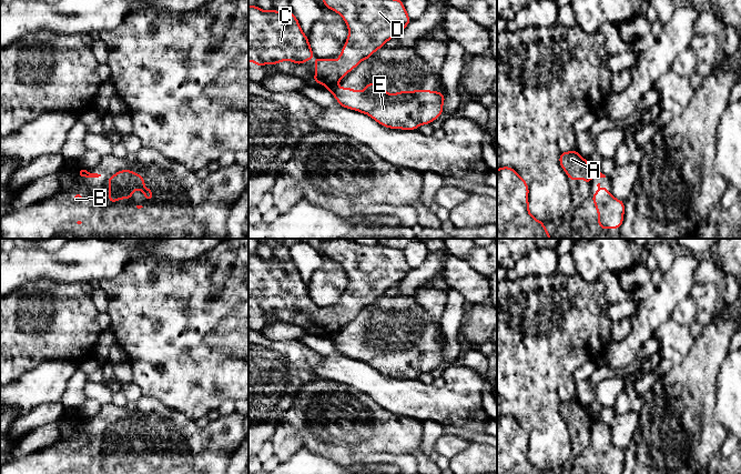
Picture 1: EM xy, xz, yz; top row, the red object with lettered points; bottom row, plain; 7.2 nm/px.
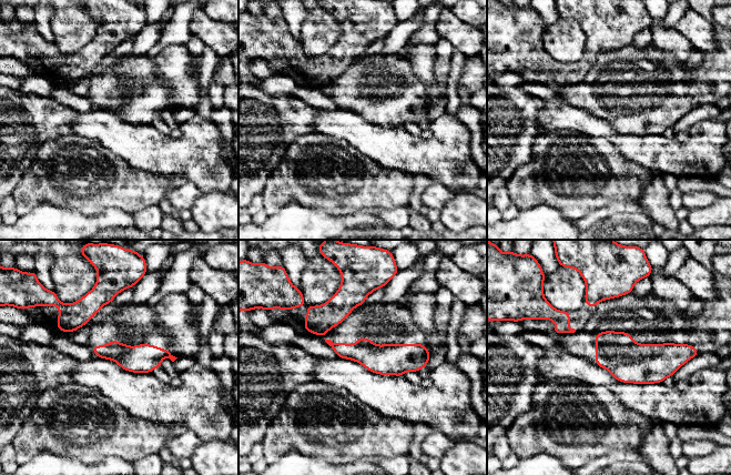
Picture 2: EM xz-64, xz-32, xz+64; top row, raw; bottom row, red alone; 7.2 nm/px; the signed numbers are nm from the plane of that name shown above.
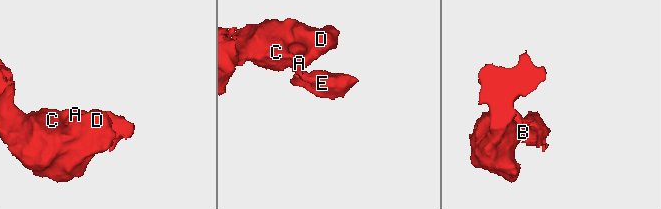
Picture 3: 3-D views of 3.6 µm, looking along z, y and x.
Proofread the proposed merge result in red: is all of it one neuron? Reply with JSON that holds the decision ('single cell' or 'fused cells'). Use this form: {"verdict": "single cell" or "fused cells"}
{"verdict": "fused cells"}

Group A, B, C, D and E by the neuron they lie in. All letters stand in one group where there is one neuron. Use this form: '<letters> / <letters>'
A C D / B E

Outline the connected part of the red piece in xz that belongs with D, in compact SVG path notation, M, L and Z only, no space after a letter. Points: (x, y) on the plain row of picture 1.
M325 239L322 243L322 250L324 254L338 263L342 264L345 272L348 275L348 285L342 297L342 302L338 304L338 310L334 307L315 307L315 325L313 331L326 334L334 334L339 331L339 329L347 324L351 319L354 319L357 313L365 307L369 307L372 303L380 297L388 289L394 284L402 281L410 271L410 266L406 261L404 251L395 246L386 246L382 244L363 244L357 243L348 239Z

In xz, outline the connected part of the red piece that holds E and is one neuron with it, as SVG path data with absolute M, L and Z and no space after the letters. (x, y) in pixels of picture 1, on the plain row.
M367 331L363 340L325 334L338 353L368 363L389 377L417 379L443 363L446 344L439 340L415 339L386 342L379 332Z

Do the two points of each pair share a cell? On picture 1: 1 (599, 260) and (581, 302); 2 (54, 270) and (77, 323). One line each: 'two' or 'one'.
1: two
2: two

